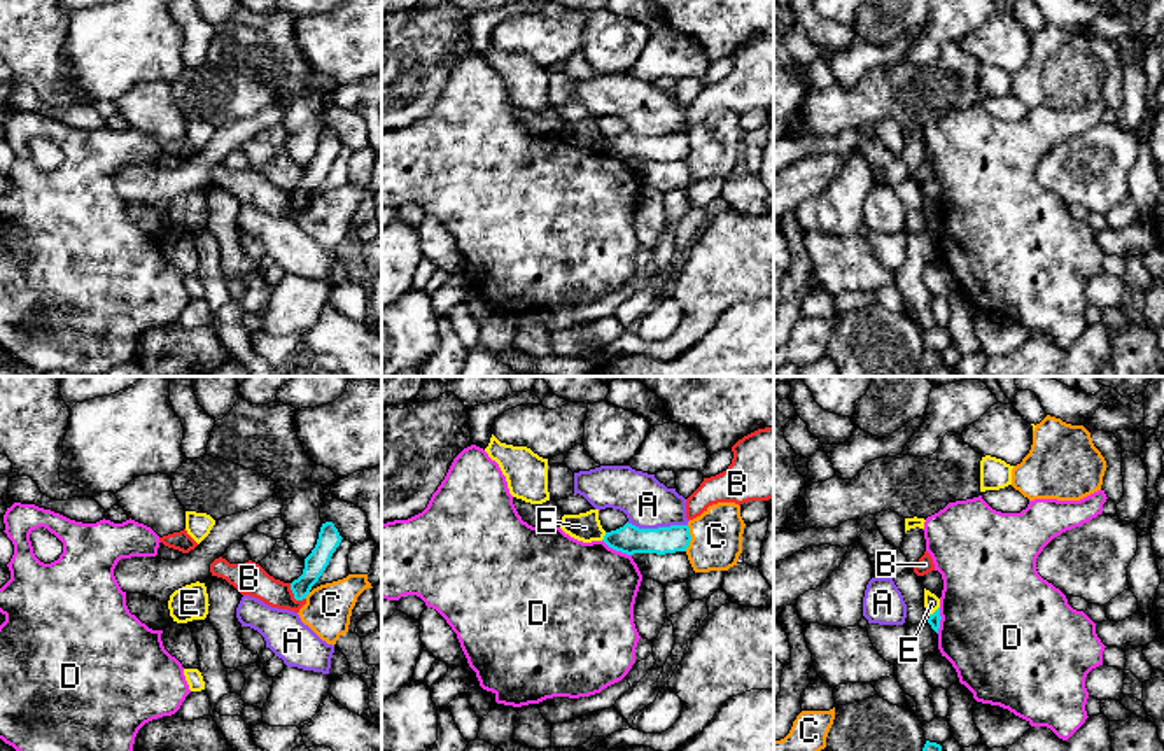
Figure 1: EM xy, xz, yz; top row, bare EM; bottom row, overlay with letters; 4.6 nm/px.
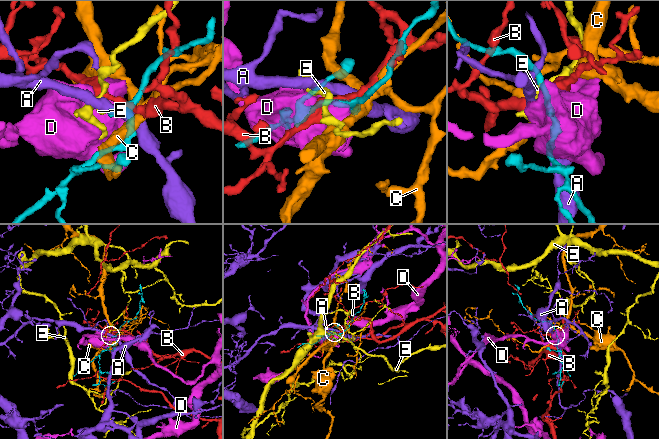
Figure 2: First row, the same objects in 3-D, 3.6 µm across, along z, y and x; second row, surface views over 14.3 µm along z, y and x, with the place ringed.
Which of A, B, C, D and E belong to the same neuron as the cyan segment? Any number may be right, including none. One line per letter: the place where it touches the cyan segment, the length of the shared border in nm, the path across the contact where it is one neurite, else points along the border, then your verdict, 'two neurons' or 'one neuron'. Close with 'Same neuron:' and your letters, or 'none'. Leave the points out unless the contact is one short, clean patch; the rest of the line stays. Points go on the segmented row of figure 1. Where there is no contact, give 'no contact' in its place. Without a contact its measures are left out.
A: contact xz (659, 527); length 280 nm; border xz (627, 522), (638, 527), (687, 526); two neurons
B: contact xy (294, 596); length 110 nm; two neurons
C: contact xz (690, 538); length 120 nm; border xz (688, 526), (690, 545), (685, 550); two neurons
D: contact xz (617, 550); length 150 nm; border xz (603, 540), (610, 547), (631, 555); two neurons
E: contact yz (935, 611); length 60 nm; border yz (939, 606), (930, 615); two neurons
Same neuron: none

